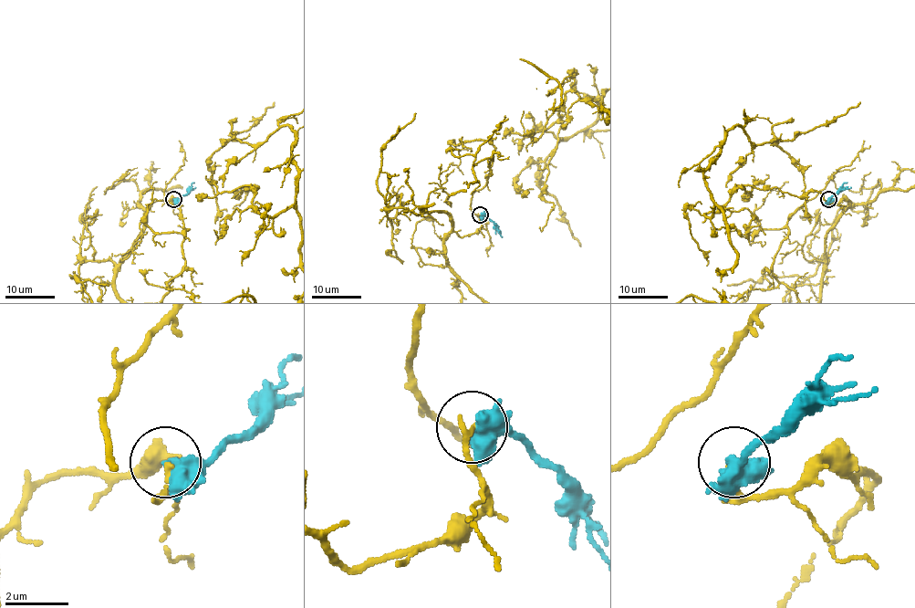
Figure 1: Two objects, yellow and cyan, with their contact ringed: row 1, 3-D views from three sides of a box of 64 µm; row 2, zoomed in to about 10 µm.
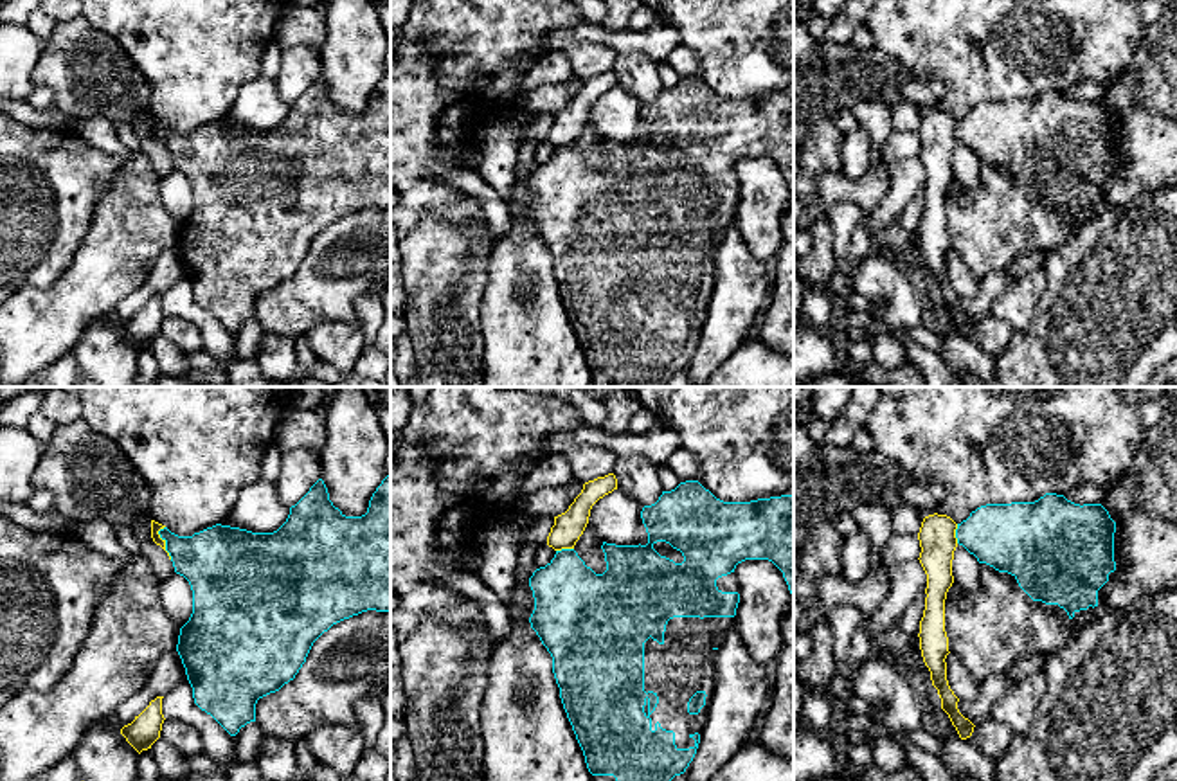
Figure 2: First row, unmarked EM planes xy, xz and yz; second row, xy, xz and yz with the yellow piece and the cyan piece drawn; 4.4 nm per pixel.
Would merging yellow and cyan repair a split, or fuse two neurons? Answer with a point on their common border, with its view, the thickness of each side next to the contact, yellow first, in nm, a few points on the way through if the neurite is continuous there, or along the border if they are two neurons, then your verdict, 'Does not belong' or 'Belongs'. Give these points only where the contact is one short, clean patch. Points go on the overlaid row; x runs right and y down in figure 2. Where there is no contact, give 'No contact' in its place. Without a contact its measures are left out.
Touches yellow at xy (164, 542). Thickness 50 nm (yellow) against 320 nm. Does not belong

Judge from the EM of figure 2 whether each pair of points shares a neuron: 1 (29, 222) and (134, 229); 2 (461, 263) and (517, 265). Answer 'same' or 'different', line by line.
1: different
2: different

